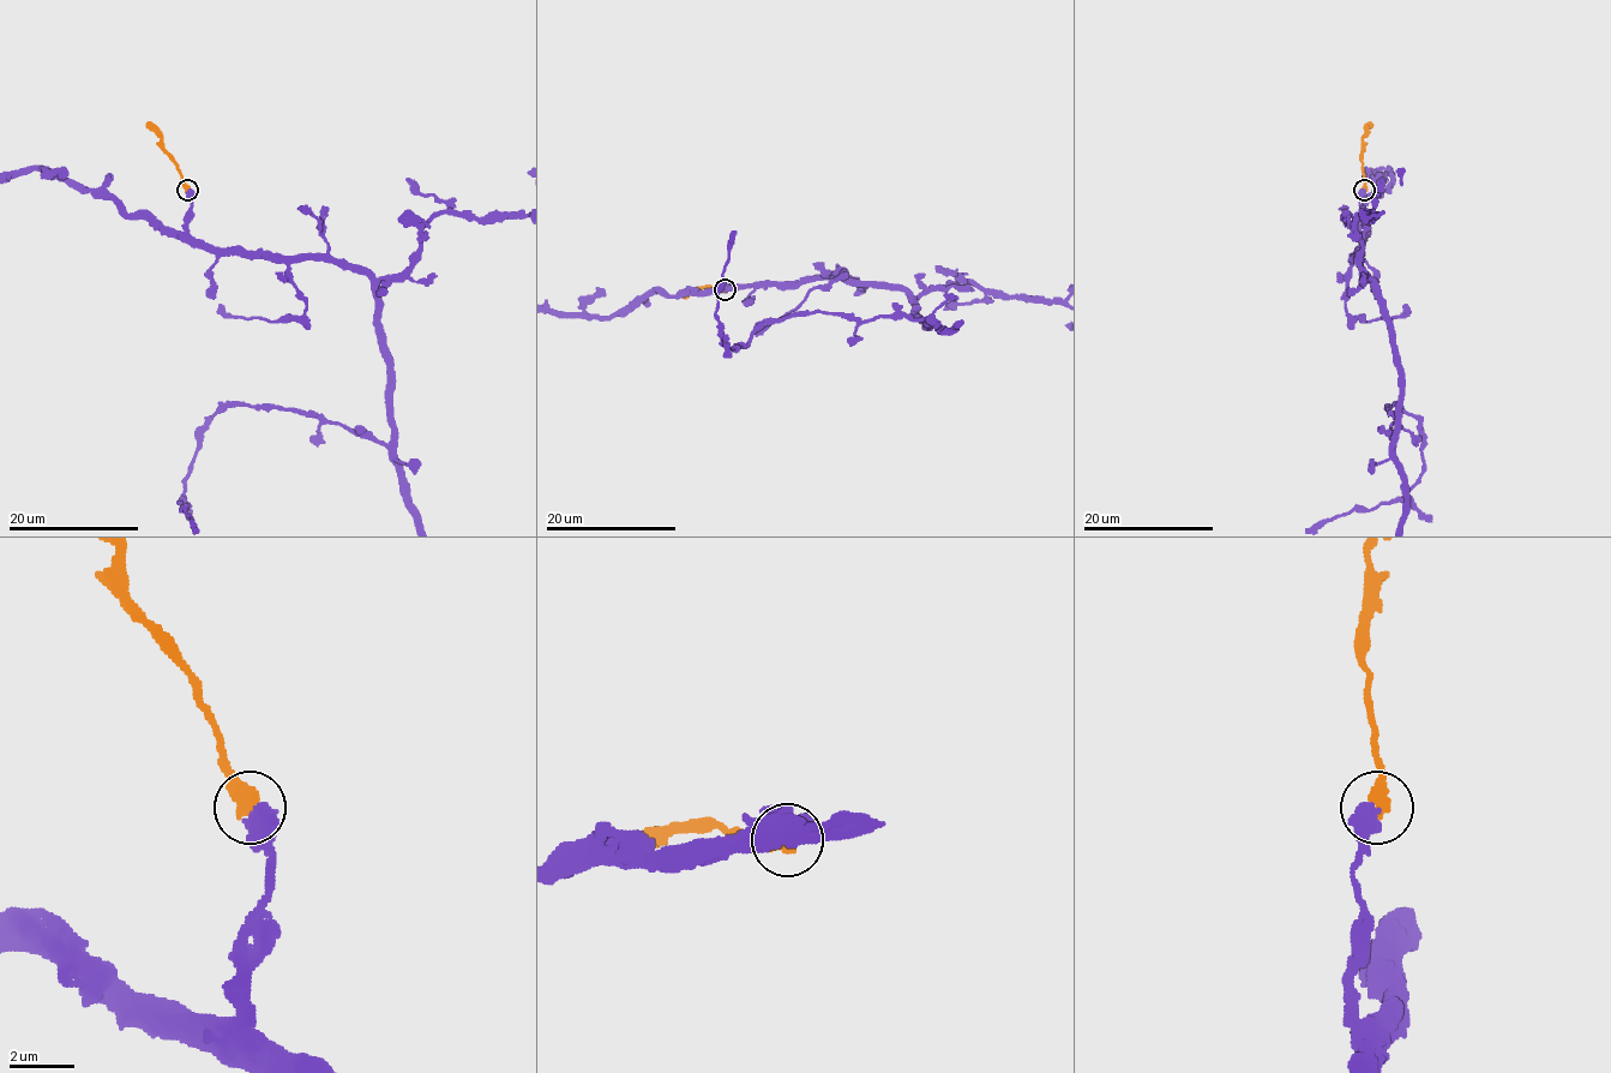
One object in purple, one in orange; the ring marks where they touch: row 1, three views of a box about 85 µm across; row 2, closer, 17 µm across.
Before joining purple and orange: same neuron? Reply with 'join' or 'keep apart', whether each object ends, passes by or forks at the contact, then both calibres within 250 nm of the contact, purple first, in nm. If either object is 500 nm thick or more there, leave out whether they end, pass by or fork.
join; 600 nm thick on the purple side, 440 nm on the other

